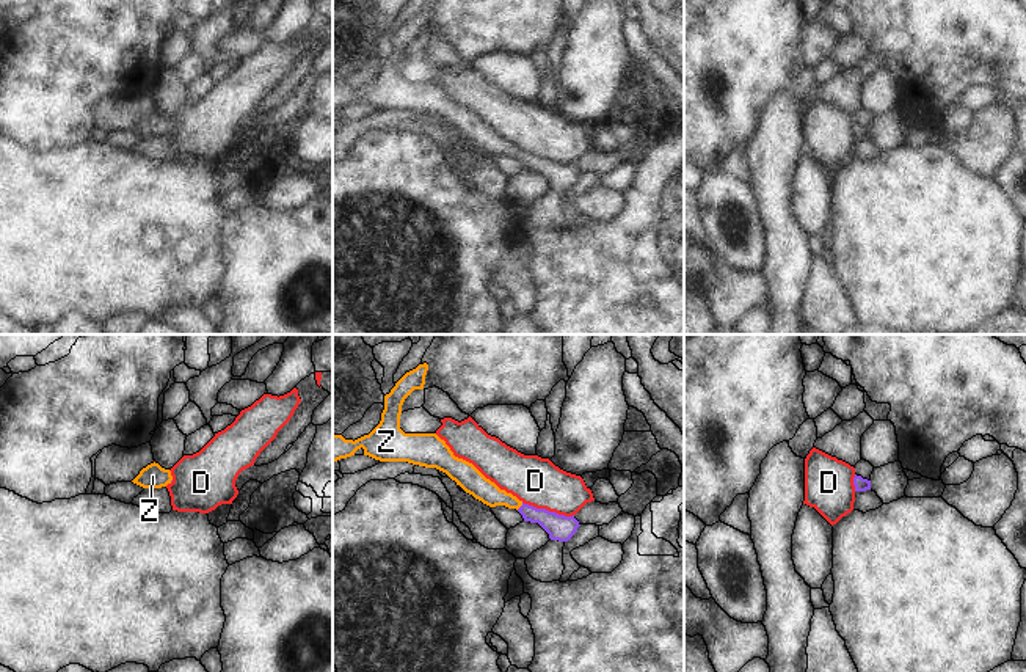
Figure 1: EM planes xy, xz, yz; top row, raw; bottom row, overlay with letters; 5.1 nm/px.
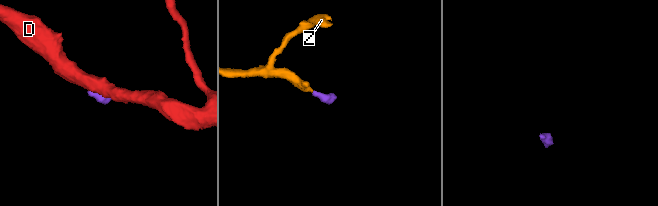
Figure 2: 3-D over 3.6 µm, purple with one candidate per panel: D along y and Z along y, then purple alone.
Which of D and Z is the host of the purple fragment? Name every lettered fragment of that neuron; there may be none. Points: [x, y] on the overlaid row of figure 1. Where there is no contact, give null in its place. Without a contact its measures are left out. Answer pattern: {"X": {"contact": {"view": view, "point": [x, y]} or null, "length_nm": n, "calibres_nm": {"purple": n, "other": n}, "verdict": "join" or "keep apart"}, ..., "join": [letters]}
{"D": {"contact": {"view": "xz", "point": [548, 511]}, "length_nm": 280, "calibres_nm": {"purple": 130, "other": 240}, "verdict": "keep apart"}, "Z": {"contact": {"view": "xz", "point": [521, 506]}, "length_nm": 50, "calibres_nm": {"purple": 130, "other": 120}, "verdict": "join"}, "join": ["Z"]}

